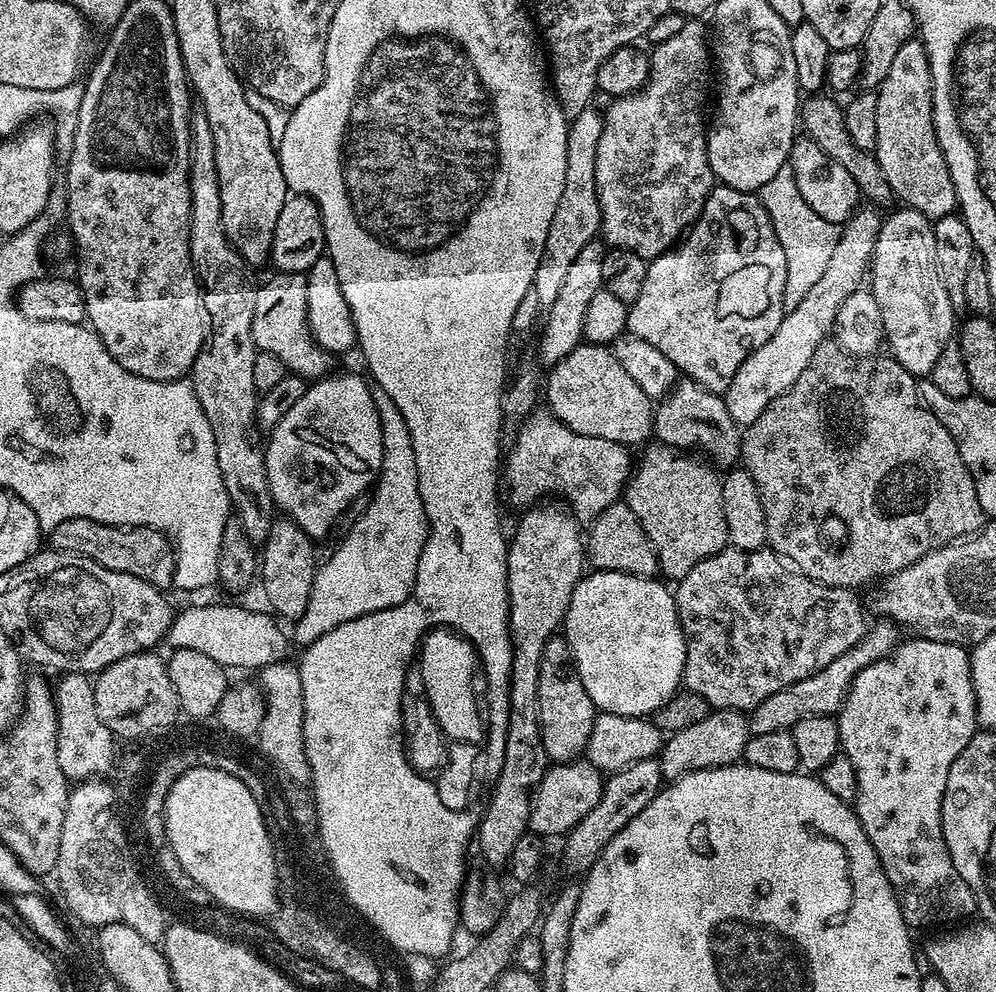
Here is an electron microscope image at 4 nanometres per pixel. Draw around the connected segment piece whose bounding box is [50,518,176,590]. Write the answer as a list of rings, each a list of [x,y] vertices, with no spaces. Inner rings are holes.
[[[70,518],[59,526],[54,526],[50,540],[51,547],[57,552],[76,552],[79,556],[89,556],[110,570],[134,574],[161,590],[173,587],[176,554],[172,541],[157,528],[119,528],[99,524],[90,518]]]

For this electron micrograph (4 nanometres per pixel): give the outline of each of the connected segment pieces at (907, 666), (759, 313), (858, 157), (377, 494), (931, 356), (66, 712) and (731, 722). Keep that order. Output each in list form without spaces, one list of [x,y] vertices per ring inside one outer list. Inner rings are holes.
[[[923,638],[911,639],[905,644],[904,641],[897,643],[888,655],[874,661],[870,666],[866,666],[854,677],[851,686],[848,687],[848,693],[844,696],[844,703],[840,705],[836,725],[840,731],[840,746],[843,755],[848,756],[850,762],[854,762],[854,774],[858,774],[858,792],[854,801],[856,816],[866,830],[866,838],[870,838],[870,842],[878,854],[882,870],[894,890],[896,901],[900,903],[904,920],[908,923],[909,929],[917,930],[916,928],[932,928],[935,924],[956,926],[975,917],[978,912],[976,899],[970,886],[966,886],[962,874],[958,874],[958,870],[954,870],[954,862],[950,858],[950,850],[946,850],[946,842],[942,834],[942,798],[946,794],[946,774],[950,774],[950,766],[954,766],[954,758],[958,758],[958,754],[962,754],[962,750],[976,735],[978,725],[976,723],[976,695],[972,681],[972,657],[969,649],[962,644]]]
[[[723,186],[713,187],[712,192],[706,198],[702,206],[702,214],[688,229],[686,235],[680,243],[673,246],[668,252],[663,252],[660,256],[648,261],[646,270],[646,282],[642,285],[642,291],[638,298],[631,304],[628,309],[628,327],[627,331],[631,335],[642,338],[642,342],[650,342],[657,350],[662,350],[670,362],[674,362],[677,373],[683,374],[687,379],[692,380],[695,384],[701,384],[704,388],[709,388],[711,392],[723,393],[730,386],[734,374],[738,374],[738,366],[762,346],[778,330],[782,322],[784,313],[784,291],[786,290],[786,253],[782,250],[782,242],[778,242],[778,234],[774,234],[774,226],[762,206],[759,195],[742,190],[734,190]]]
[[[814,94],[807,97],[798,110],[798,118],[801,127],[806,130],[805,135],[816,142],[822,150],[826,151],[828,157],[834,158],[840,166],[849,171],[850,176],[854,179],[861,195],[873,205],[881,206],[888,201],[893,201],[892,191],[889,190],[889,184],[882,174],[881,167],[873,153],[864,151],[854,145],[848,131],[845,128],[844,109],[839,104],[824,96],[825,94]]]
[[[404,424],[382,428],[382,446],[384,461],[380,467],[379,483],[371,493],[366,512],[356,519],[351,529],[343,533],[344,541],[333,550],[332,557],[317,567],[306,614],[302,614],[302,618],[295,621],[296,636],[304,640],[303,642],[318,639],[322,634],[342,626],[342,622],[350,622],[354,618],[362,618],[366,614],[374,614],[390,606],[398,606],[407,596],[412,595],[418,558],[422,554],[422,546],[426,546],[428,537],[428,519],[422,506],[422,494],[418,494],[418,466],[414,462],[410,430]]]
[[[907,206],[897,209],[897,212],[885,215],[880,225],[880,233],[872,251],[870,291],[878,302],[879,313],[882,314],[884,340],[887,347],[892,347],[892,359],[900,363],[910,375],[924,378],[934,370],[934,362],[938,362],[942,350],[953,339],[958,319],[956,320],[957,313],[950,302],[950,294],[946,294],[946,286],[942,286],[942,278],[938,274],[938,258],[934,254],[933,221]]]
[[[66,672],[59,678],[61,680],[54,684],[58,714],[58,764],[70,782],[105,777],[115,763],[115,736],[98,718],[94,683],[83,672]]]
[[[735,708],[709,711],[702,722],[689,726],[687,730],[673,732],[665,739],[658,757],[660,775],[665,781],[671,782],[703,768],[725,768],[728,764],[735,764],[743,757],[749,735],[748,716],[745,713]]]

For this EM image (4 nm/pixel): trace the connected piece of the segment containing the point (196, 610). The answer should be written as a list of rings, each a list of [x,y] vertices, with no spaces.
[[[196,604],[193,608],[182,609],[181,612],[179,609],[173,615],[172,629],[166,640],[172,646],[198,650],[198,654],[214,658],[214,662],[218,662],[226,670],[233,670],[239,664],[263,666],[283,661],[287,657],[284,655],[288,652],[288,640],[279,628],[281,625],[267,611],[264,612],[239,608],[236,604]]]

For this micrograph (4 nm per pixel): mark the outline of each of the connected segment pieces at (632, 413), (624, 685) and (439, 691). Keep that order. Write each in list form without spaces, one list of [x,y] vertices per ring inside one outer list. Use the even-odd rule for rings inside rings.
[[[581,342],[574,351],[566,354],[566,358],[551,365],[549,372],[552,373],[546,376],[547,411],[570,426],[570,430],[625,446],[643,445],[653,435],[653,401],[642,394],[638,382],[626,374],[618,358],[614,358],[611,347]]]
[[[592,570],[576,584],[564,615],[562,635],[572,651],[582,686],[586,686],[586,694],[600,712],[648,718],[681,687],[686,662],[684,632],[676,613],[675,595],[667,583],[658,581],[651,576]]]
[[[431,629],[421,641],[418,664],[419,660],[418,671],[423,678],[424,690],[445,737],[454,742],[481,743],[486,736],[486,722],[481,709],[478,710],[474,688],[474,672],[478,670],[475,645],[451,629]]]

